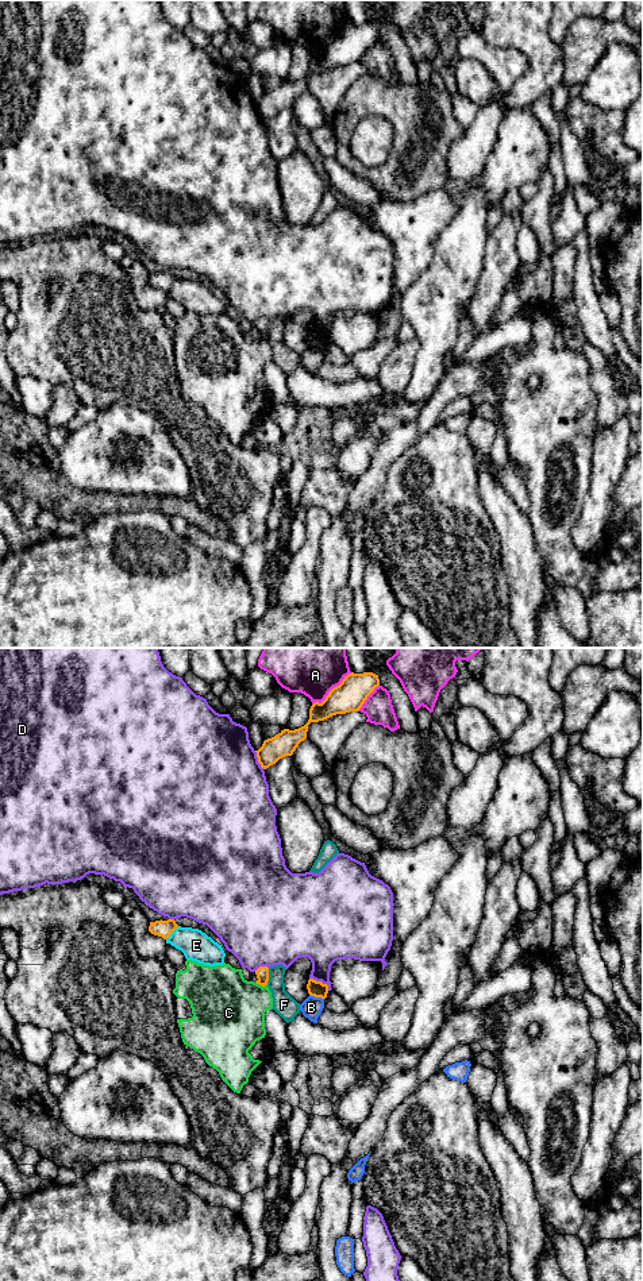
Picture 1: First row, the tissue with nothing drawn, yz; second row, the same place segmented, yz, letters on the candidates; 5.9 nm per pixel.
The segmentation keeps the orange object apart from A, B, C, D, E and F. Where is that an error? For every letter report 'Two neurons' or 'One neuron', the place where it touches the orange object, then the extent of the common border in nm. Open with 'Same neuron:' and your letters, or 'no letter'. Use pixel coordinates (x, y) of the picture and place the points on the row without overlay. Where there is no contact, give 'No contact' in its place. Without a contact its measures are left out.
Same neuron: no letter
A: Two neurons. Touches orange at yz (331, 42). Shared border 300 nm
B: Two neurons. Touches orange at yz (316, 348). Shared border 90 nm
C: Two neurons. Touches orange at yz (261, 336). Shared border 80 nm
D: Two neurons. Touches orange at yz (320, 334). Shared border 140 nm
E: Two neurons. Touches orange at yz (172, 284). Shared border 120 nm
F: Two neurons. Touches orange at yz (268, 328). Shared border 110 nm

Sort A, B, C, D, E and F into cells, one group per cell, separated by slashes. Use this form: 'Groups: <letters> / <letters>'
Groups: A F / B / C / D / E

